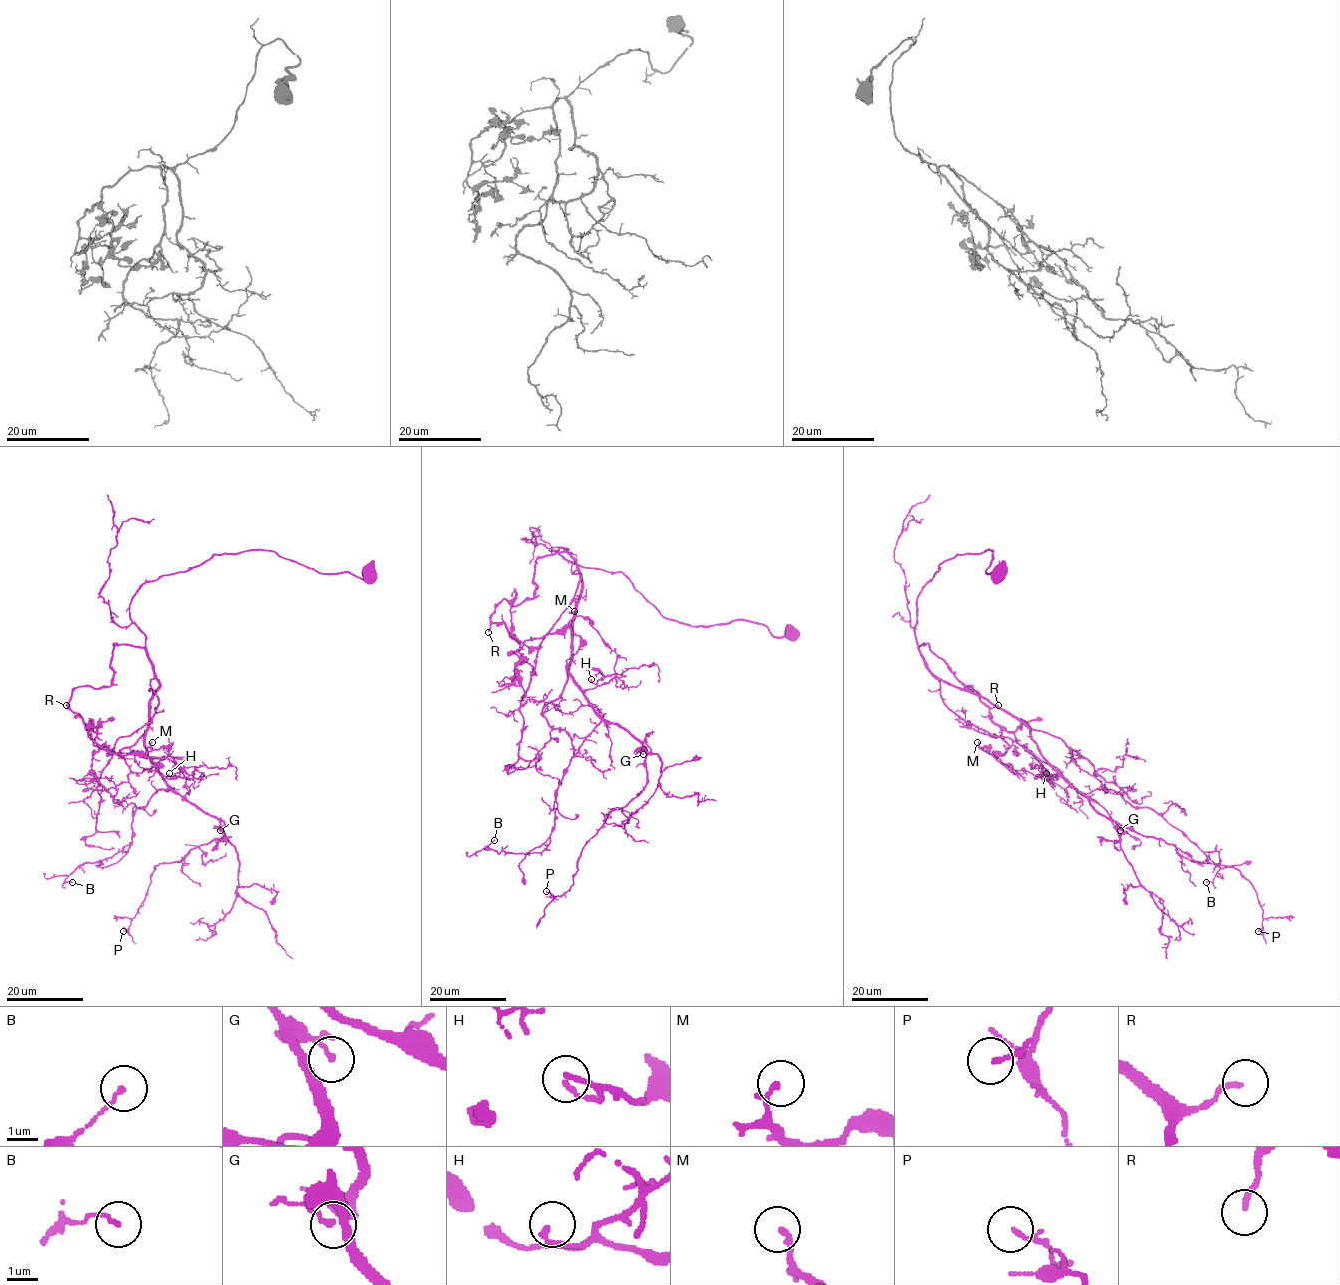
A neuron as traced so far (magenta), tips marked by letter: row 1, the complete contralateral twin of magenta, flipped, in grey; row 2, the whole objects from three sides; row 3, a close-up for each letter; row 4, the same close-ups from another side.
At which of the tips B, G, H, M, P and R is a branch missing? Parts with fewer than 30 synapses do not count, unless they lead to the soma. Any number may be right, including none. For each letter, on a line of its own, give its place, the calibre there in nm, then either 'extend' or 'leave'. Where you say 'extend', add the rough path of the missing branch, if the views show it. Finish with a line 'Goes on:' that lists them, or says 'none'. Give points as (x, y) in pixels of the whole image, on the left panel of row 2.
B: place (72, 882); calibre 120 nm; leave
G: place (220, 830); calibre 140 nm; leave
H: place (169, 773); calibre 160 nm; leave
M: place (152, 742); calibre 190 nm; leave
P: place (123, 931); calibre 140 nm; leave
R: place (66, 705); calibre 170 nm; extend; course (66, 705), (71, 727), (53, 768), (55, 776), (47, 792), (56, 806), (65, 809)
Goes on: R

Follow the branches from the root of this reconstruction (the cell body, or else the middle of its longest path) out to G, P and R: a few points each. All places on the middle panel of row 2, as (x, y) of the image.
G: (791, 633), (667, 619), (622, 572), (552, 550), (566, 548), (581, 578), (568, 672), (643, 754)
P: (791, 633), (667, 619), (551, 550), (581, 578), (568, 672), (647, 780), (546, 891)
R: (791, 633), (667, 619), (622, 572), (551, 550), (566, 548), (535, 561), (534, 596), (503, 599), (488, 632)

